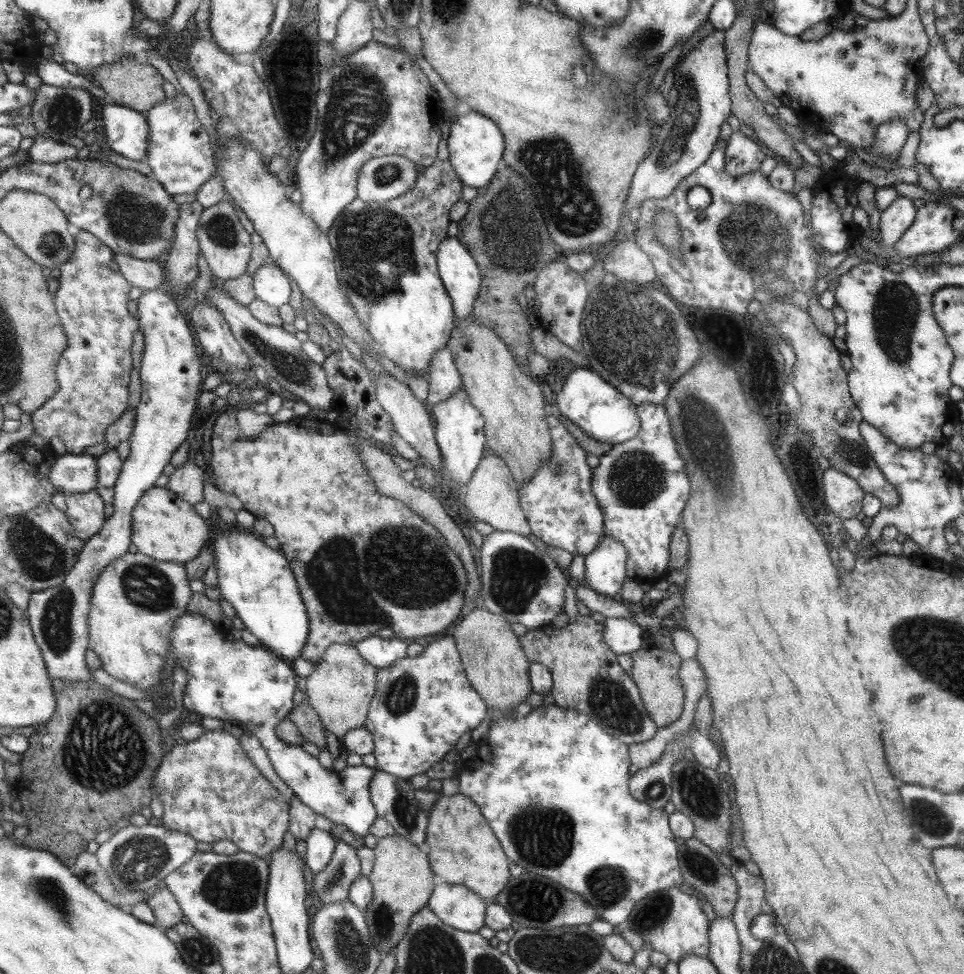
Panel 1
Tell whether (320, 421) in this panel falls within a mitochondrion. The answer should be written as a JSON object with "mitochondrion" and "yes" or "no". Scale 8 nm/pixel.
{"mitochondrion":"no"}

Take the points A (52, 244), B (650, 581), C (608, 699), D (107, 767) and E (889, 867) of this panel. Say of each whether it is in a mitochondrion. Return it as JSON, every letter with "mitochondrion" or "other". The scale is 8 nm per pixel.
{"A":"mitochondrion","B":"other","C":"mitochondrion","D":"mitochondrion","E":"other"}

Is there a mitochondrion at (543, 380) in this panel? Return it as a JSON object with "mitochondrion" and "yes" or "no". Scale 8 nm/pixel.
{"mitochondrion":"no"}

